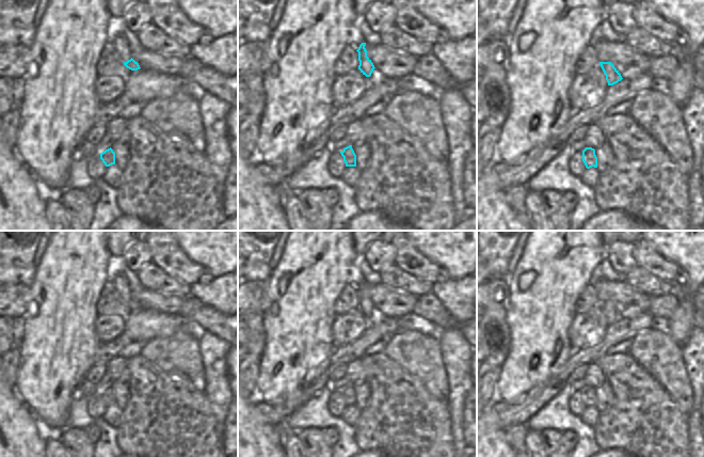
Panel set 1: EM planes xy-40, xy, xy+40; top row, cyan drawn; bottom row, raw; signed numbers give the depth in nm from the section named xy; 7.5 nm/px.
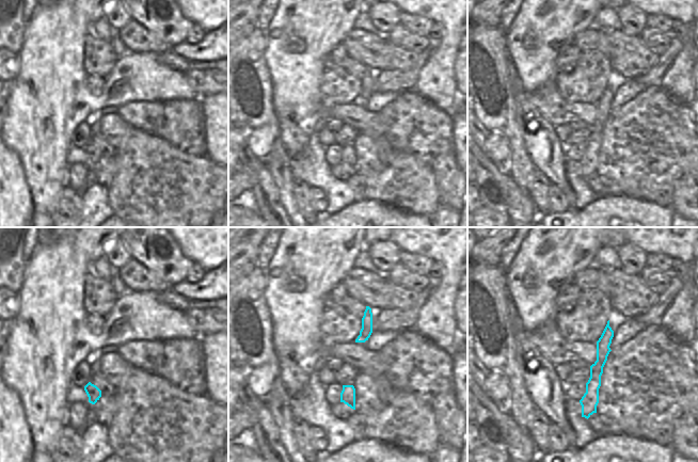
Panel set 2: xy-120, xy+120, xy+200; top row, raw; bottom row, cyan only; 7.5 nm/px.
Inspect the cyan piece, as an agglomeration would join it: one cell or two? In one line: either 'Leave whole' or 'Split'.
Leave whole

